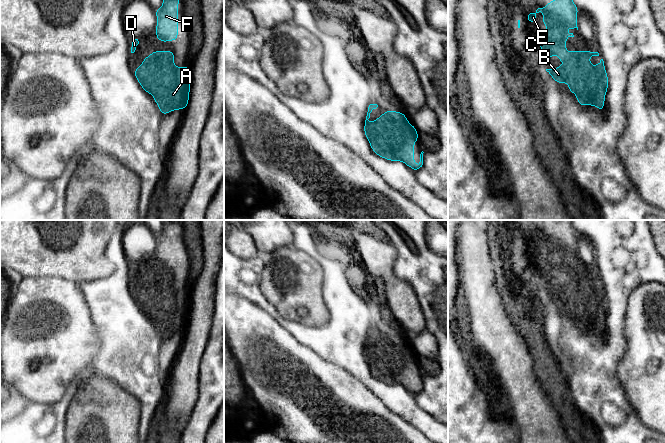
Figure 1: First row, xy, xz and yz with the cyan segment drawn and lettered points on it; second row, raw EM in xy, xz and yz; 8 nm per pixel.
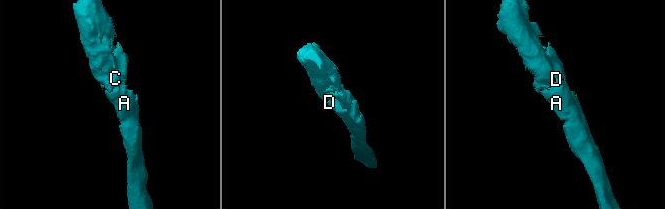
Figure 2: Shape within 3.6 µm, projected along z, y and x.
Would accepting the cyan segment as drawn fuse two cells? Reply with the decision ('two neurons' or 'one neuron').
one neuron

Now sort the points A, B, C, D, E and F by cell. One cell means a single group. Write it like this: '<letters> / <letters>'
A B C D E F

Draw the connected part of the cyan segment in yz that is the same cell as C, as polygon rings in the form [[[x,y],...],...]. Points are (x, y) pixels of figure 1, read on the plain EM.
[[[559,220],[557,223],[550,225],[544,232],[538,232],[536,236],[530,235],[527,240],[527,246],[538,245],[536,238],[543,236],[542,246],[546,248],[546,263],[539,266],[541,271],[541,284],[546,281],[553,281],[559,279],[557,285],[560,287],[564,285],[567,289],[559,289],[556,293],[546,293],[551,301],[557,307],[568,307],[569,316],[574,316],[577,325],[582,330],[592,329],[596,330],[599,335],[603,335],[605,319],[608,313],[608,300],[605,294],[603,283],[600,284],[599,288],[592,290],[590,288],[590,279],[600,282],[600,275],[566,275],[566,262],[574,261],[573,257],[567,257],[566,251],[570,253],[577,253],[577,237],[578,232],[572,225],[571,220]]]

